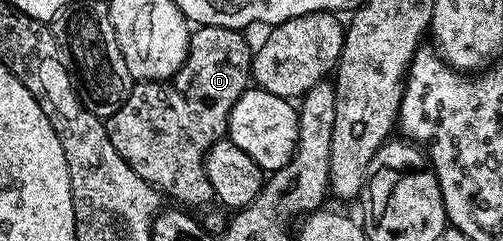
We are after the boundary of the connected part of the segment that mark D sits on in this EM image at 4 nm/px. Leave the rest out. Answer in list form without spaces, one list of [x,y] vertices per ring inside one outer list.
[[[197,26],[191,32],[188,41],[188,56],[184,64],[174,72],[170,81],[140,81],[133,86],[130,97],[126,97],[126,101],[122,105],[122,109],[118,109],[118,113],[114,113],[106,121],[108,136],[114,145],[114,149],[118,149],[118,153],[126,161],[126,165],[130,165],[130,169],[134,169],[134,173],[138,173],[138,177],[145,179],[148,184],[155,187],[157,191],[168,195],[169,200],[175,201],[177,204],[183,205],[188,209],[196,209],[192,207],[200,207],[203,203],[213,202],[214,196],[212,186],[210,185],[210,177],[206,177],[206,169],[204,168],[204,159],[208,155],[208,150],[213,147],[219,139],[225,138],[228,133],[228,118],[230,117],[230,109],[234,109],[234,105],[238,101],[238,97],[242,97],[242,93],[248,90],[250,86],[250,76],[252,73],[252,56],[253,48],[248,48],[248,43],[244,40],[245,32],[237,29],[231,31],[225,27],[201,27]]]

